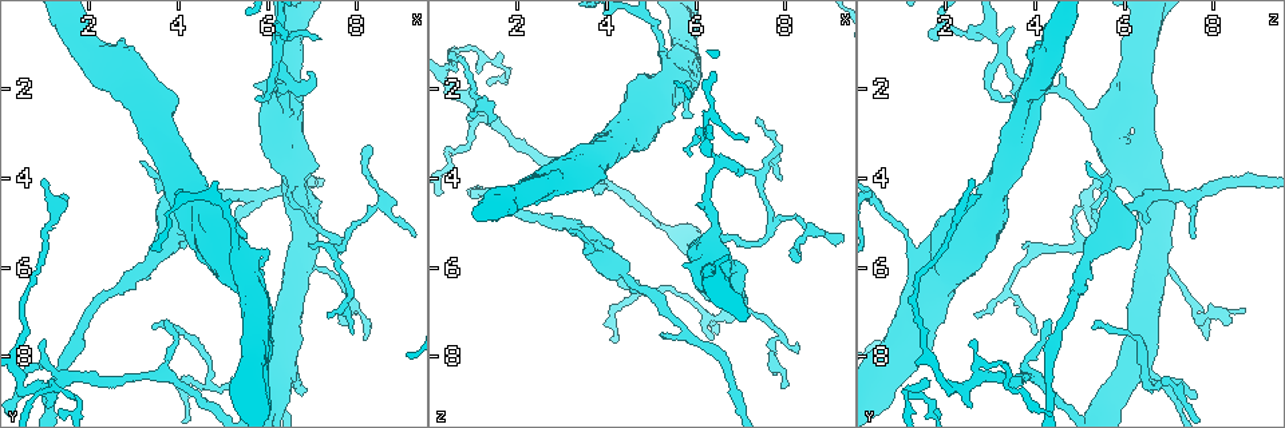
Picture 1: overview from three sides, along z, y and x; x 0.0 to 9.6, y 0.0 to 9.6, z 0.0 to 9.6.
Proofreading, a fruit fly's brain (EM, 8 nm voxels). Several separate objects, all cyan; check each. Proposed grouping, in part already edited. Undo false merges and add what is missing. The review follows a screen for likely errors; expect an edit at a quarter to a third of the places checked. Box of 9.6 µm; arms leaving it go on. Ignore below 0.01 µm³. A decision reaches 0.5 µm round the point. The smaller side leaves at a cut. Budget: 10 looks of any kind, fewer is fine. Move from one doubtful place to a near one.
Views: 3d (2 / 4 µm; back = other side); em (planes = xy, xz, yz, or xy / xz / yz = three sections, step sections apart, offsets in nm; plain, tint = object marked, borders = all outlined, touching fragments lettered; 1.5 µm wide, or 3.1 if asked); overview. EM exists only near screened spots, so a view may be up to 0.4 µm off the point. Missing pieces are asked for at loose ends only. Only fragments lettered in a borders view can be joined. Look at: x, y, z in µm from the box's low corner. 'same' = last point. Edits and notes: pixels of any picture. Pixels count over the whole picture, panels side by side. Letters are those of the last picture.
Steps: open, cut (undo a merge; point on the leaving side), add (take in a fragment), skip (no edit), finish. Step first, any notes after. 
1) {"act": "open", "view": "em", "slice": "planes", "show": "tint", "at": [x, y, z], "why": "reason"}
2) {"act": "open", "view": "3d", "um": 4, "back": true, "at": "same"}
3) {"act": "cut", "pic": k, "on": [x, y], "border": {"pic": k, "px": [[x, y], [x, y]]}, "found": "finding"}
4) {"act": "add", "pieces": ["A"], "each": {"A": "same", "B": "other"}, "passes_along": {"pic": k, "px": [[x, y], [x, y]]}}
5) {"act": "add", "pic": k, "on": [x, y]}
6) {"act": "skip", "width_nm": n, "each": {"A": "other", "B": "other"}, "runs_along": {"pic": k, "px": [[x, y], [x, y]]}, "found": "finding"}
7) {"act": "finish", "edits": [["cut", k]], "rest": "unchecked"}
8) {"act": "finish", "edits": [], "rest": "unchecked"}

{"act": "open", "view": "em", "slice": "xz", "step": 4, "show": "borders", "at": [6.95, 5.55, 3.75]}

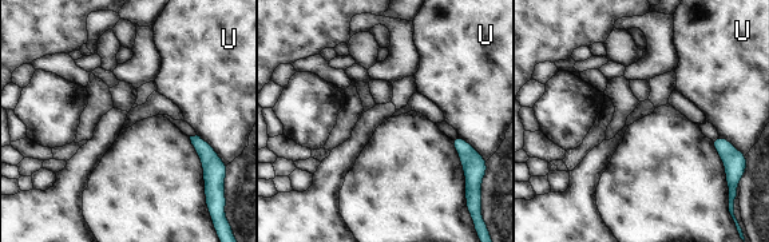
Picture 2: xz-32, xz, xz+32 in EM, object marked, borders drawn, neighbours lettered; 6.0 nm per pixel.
{"act": "open", "view": "em", "slice": "planes", "show": "borders", "at": "same"}

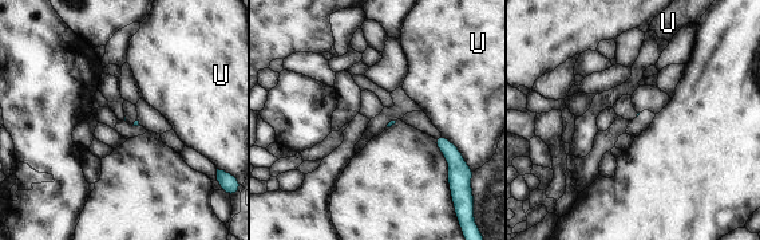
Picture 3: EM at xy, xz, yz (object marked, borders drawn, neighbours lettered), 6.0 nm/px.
{"act": "skip", "each": {"U": "other"}, "border": {"pic": 3, "px": [[442, 134], [463, 157]]}, "found": "no lettered fragment goes on from it"}

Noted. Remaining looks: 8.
{"act": "open", "view": "3d", "um": 4, "at": [6.00, 5.85, 1.85], "why": "branch stops here"}

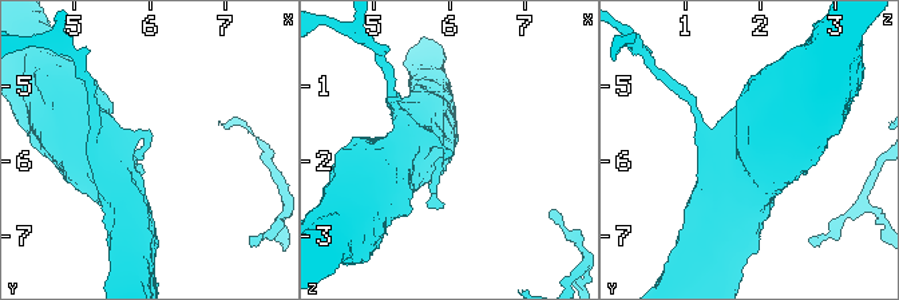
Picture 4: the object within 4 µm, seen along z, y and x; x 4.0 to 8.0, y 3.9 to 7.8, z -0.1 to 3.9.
{"act": "open", "view": "em", "slice": "xy", "step": 8, "show": "borders", "at": [5.95, 5.80, 1.90], "why": "now the EM"}

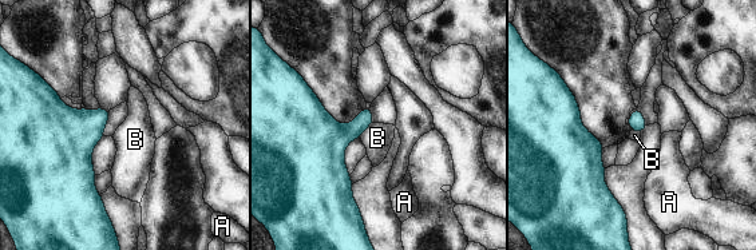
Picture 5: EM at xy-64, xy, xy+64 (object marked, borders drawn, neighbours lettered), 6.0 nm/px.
{"act": "open", "view": "em", "slice": "planes", "show": "borders", "at": "same"}

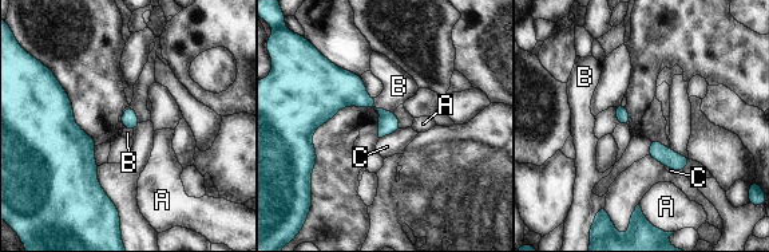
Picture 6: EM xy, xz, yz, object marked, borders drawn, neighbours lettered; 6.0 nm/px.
{"act": "skip", "each": {"A": "other", "B": "other", "C": "other"}, "border": {"pic": 6, "px": [[372, 98], [376, 107], [393, 111]]}, "found": "no lettered fragment goes on from it"}

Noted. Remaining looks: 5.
{"act": "open", "view": "em", "slice": "planes", "show": "borders", "at": [6.25, 8.60, 7.05], "why": "arms part here"}

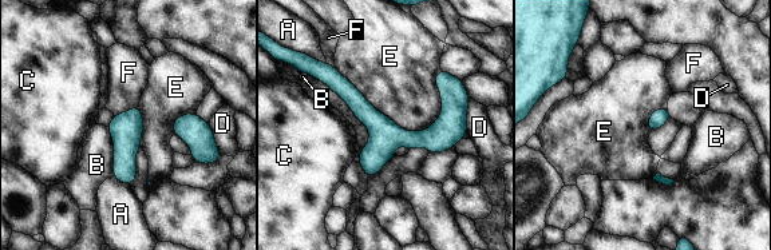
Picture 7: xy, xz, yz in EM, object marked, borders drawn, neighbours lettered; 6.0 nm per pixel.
{"act": "skip", "width_nm": 190, "each": {"A": "other", "B": "other", "C": "other", "D": "other", "E": "other", "F": "other"}, "border": {"pic": 7, "px": [[333, 67], [402, 129], [443, 108]]}, "found": "continuous, no second neuron"}

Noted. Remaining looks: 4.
{"act": "open", "view": "3d", "um": 4, "at": [1.45, 8.55, 2.65], "why": "three arms meet"}

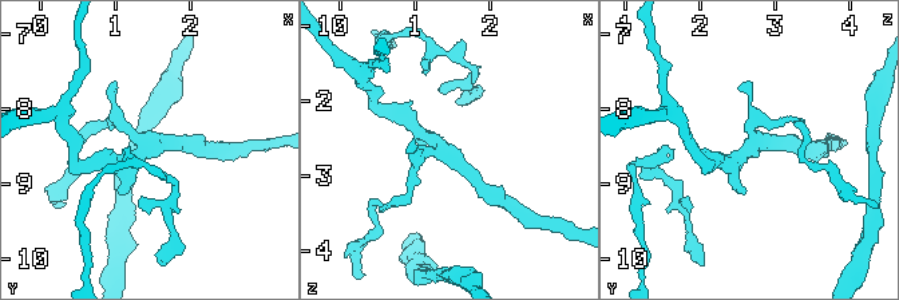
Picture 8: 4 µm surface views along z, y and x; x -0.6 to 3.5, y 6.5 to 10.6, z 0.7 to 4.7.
{"act": "open", "view": "em", "slice": "planes", "show": "borders", "at": [1.40, 8.55, 2.70], "why": "shape alone is not enough"}

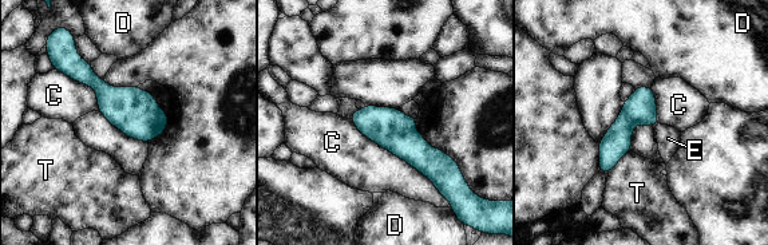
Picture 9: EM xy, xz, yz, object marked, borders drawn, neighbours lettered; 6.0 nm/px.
{"act": "skip", "width_nm": 190, "each": {"C": "other", "D": "other", "E": "other", "T": "other"}, "runs_along": {"pic": 9, "px": [[355, 117], [452, 164]]}, "found": "all the same neuron"}

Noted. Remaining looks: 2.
{"act": "finish", "edits": [], "rest": "unchecked"}

